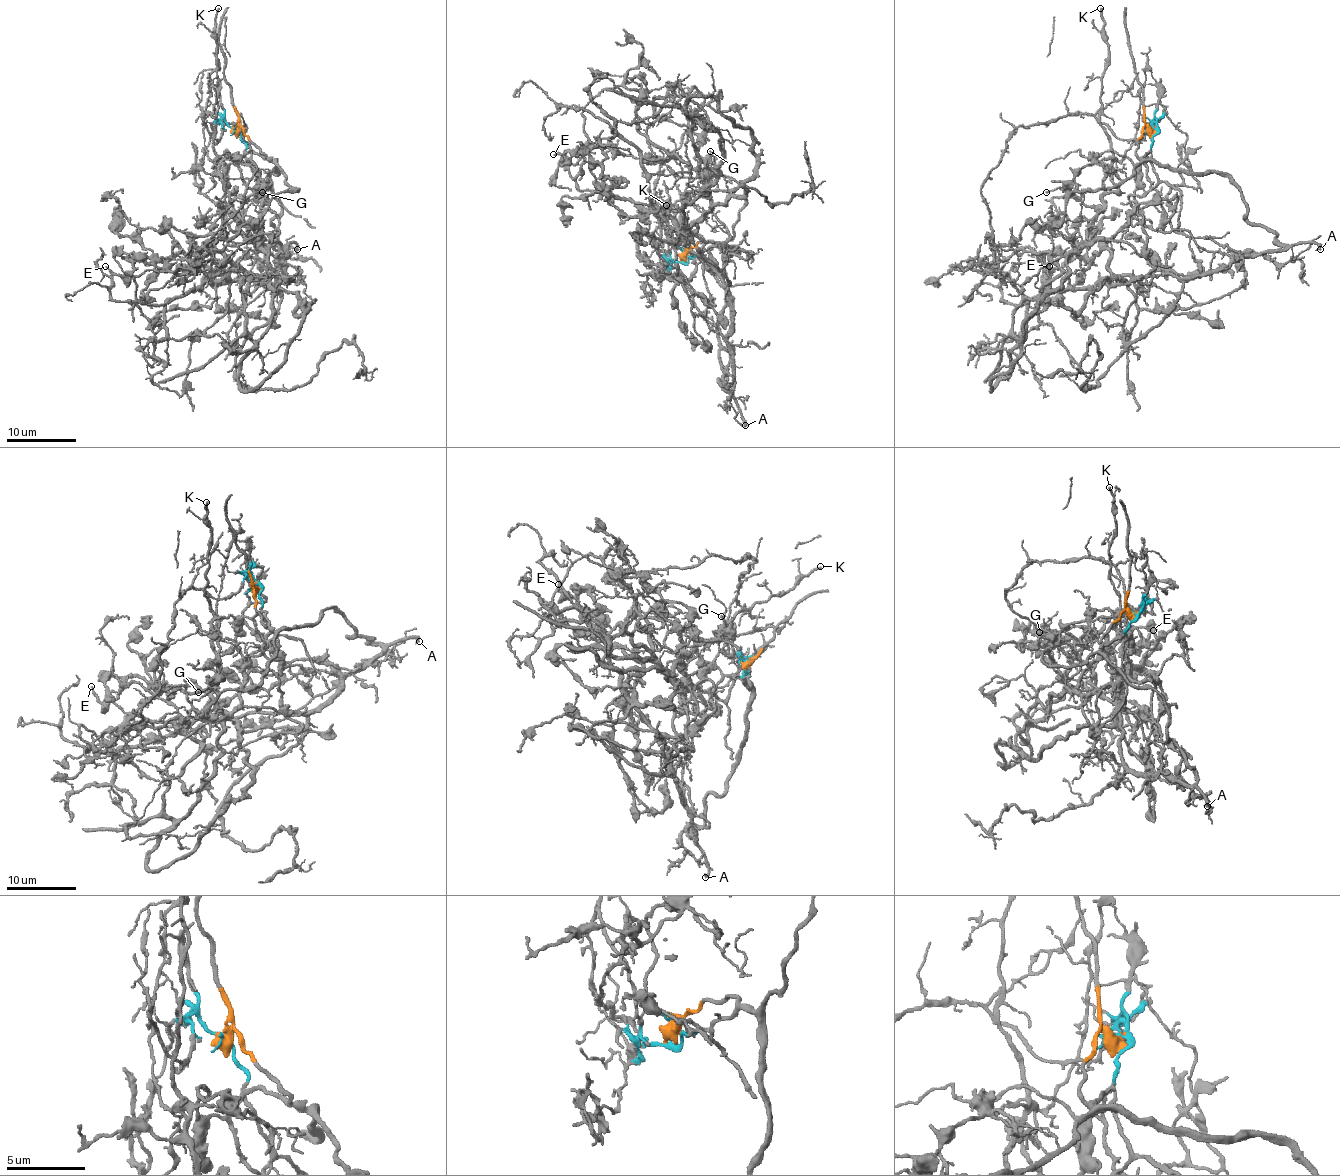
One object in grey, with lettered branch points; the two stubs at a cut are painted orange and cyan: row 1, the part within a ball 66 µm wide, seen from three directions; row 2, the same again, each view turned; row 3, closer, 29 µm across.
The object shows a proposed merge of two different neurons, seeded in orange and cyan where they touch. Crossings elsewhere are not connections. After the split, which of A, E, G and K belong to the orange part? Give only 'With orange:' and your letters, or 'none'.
With orange: A, G

